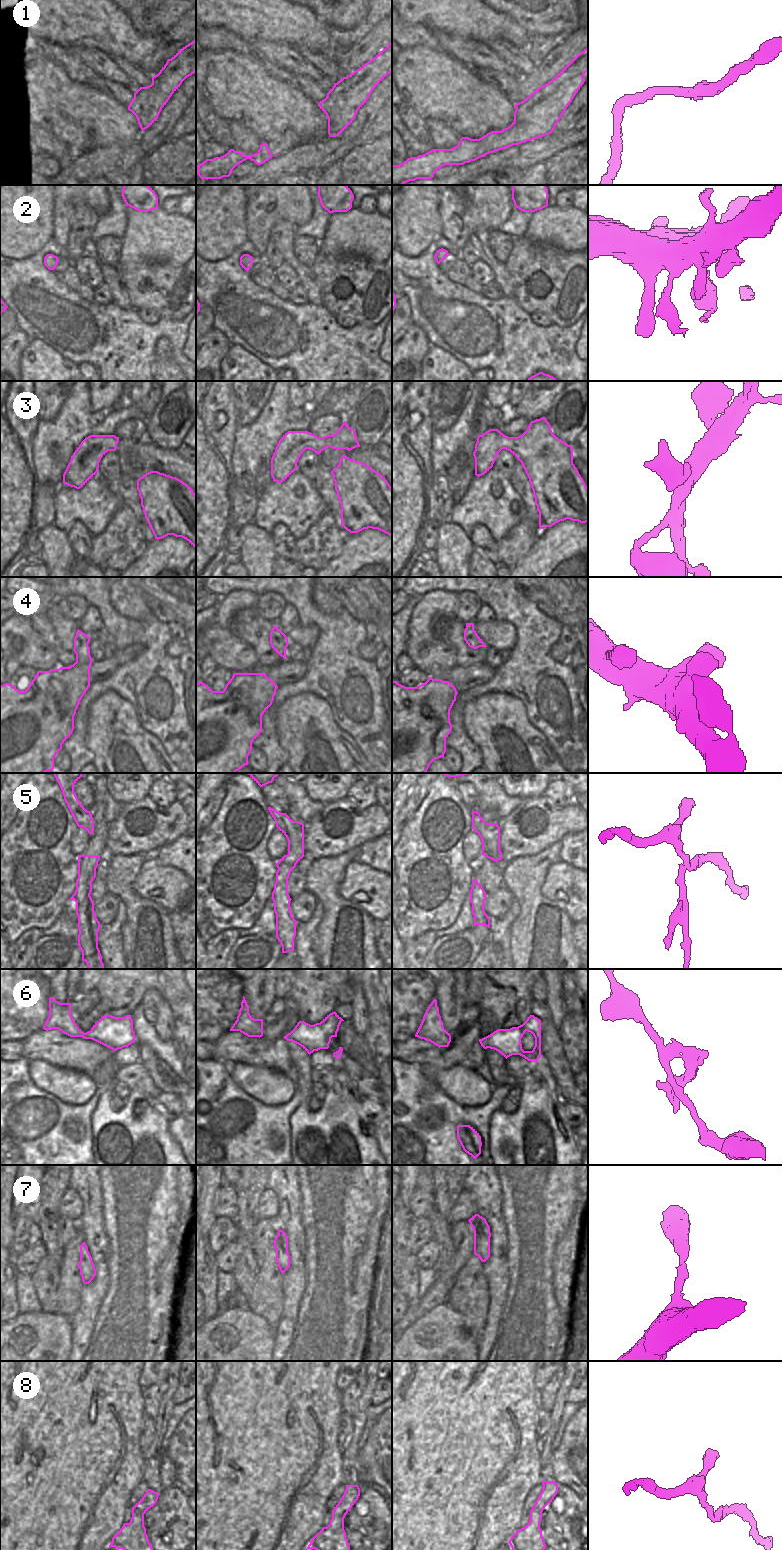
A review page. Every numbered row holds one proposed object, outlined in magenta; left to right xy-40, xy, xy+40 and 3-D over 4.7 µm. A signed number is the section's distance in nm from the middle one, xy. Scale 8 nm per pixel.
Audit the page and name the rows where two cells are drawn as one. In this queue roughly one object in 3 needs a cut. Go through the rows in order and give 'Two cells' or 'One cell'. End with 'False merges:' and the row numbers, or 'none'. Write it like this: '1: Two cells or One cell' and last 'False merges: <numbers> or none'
1: One cell
2: Two cells
3: One cell
4: One cell
5: Two cells
6: Two cells
7: One cell
8: One cell
False merges: 2, 5, 6

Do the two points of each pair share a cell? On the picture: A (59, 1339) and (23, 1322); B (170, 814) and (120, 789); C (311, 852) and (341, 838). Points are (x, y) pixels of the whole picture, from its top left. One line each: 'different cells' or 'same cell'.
A: same cell
B: different cells
C: same cell

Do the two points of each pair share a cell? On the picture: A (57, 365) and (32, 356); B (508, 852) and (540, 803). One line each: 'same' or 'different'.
A: same
B: same

